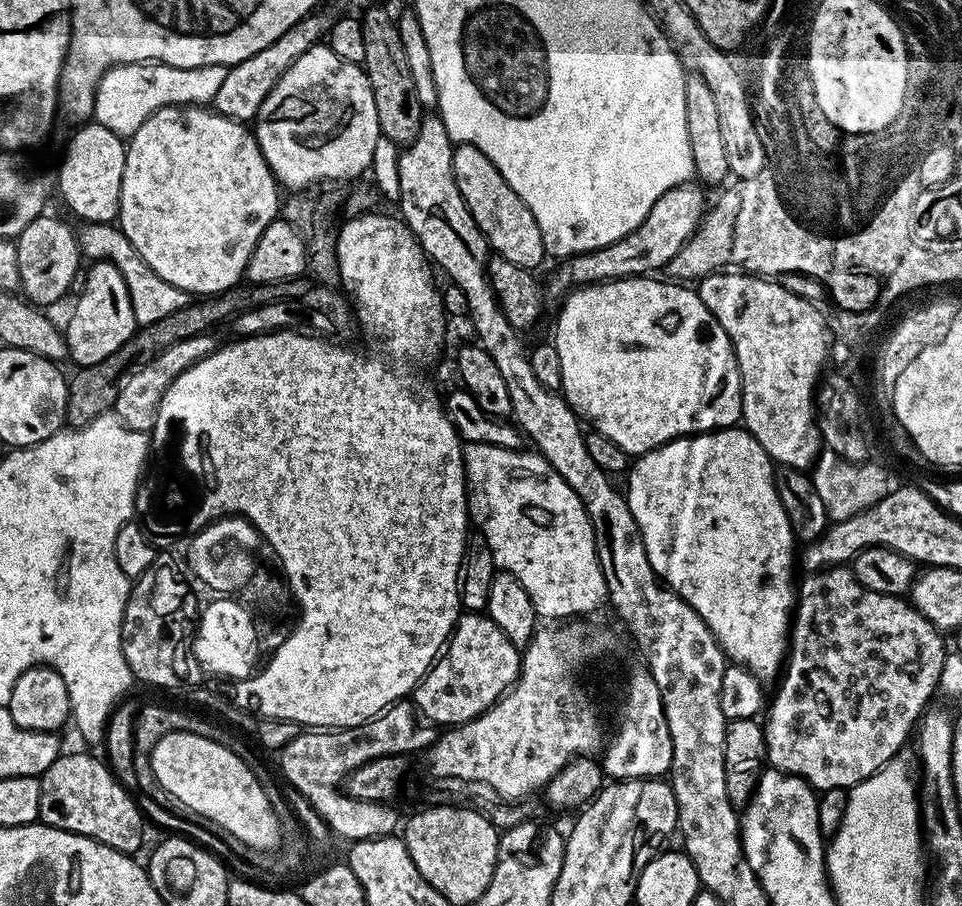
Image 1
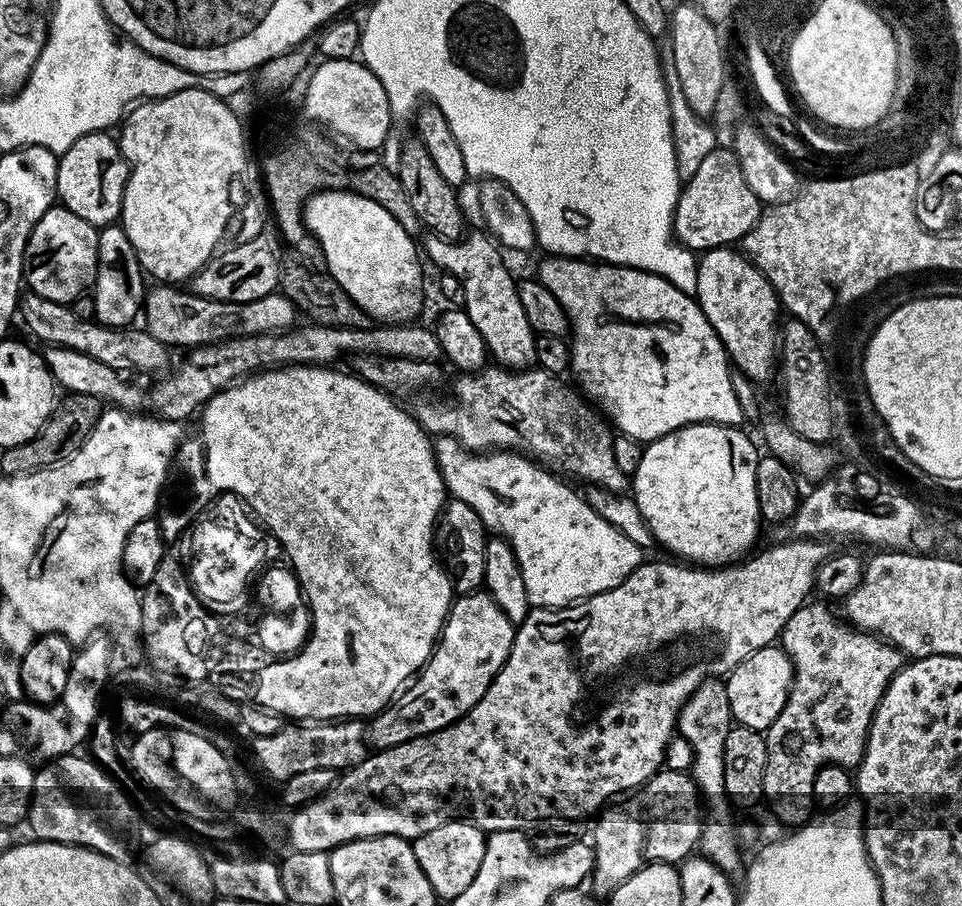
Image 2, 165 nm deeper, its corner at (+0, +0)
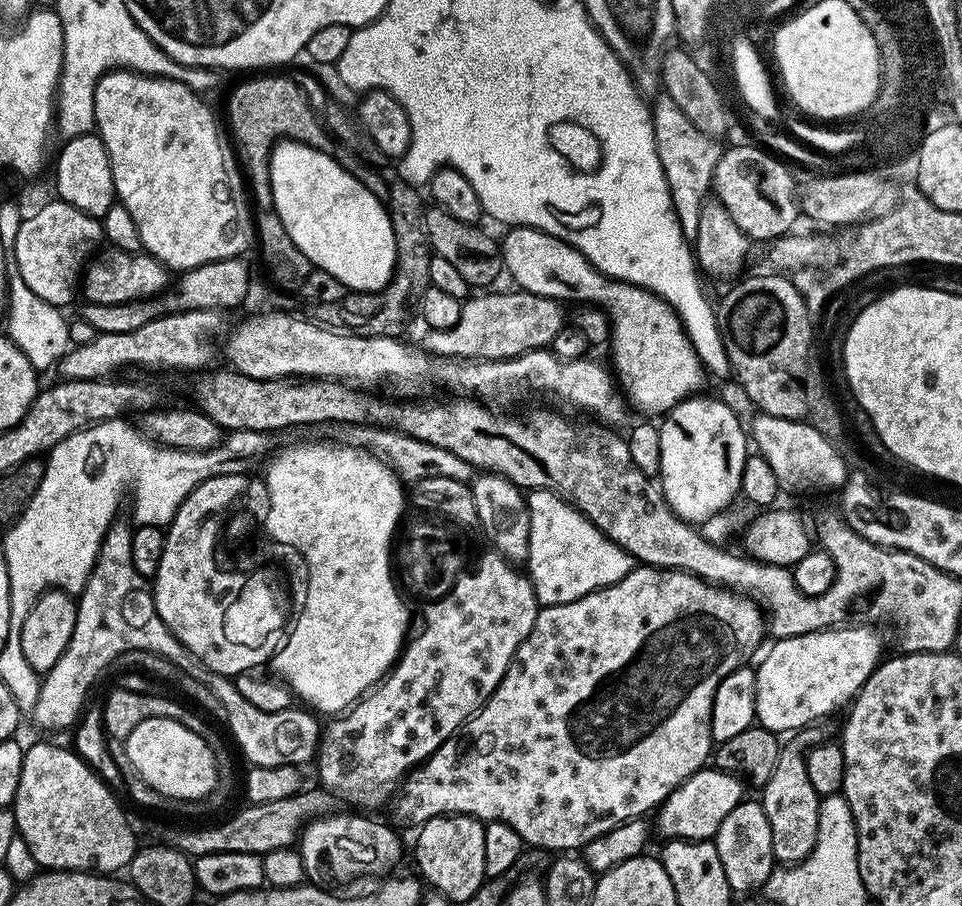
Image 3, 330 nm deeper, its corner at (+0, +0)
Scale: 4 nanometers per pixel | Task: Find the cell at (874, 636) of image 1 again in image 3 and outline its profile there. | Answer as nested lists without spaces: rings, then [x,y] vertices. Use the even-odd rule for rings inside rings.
[[[809,726],[797,731],[789,744],[780,750],[780,757],[774,766],[774,774],[762,785],[762,805],[766,818],[770,822],[770,835],[773,839],[773,855],[781,865],[799,864],[814,850],[818,838],[821,797],[814,790],[807,778],[805,755],[813,745],[821,743],[819,727]]]

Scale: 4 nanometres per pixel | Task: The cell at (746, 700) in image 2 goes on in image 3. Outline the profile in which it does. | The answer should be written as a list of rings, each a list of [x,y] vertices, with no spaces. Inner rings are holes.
[[[837,626],[822,632],[811,632],[805,636],[795,636],[785,640],[776,640],[773,648],[764,656],[760,665],[755,665],[756,674],[756,715],[759,727],[766,728],[777,734],[795,733],[815,725],[816,720],[831,714],[835,708],[843,709],[849,702],[855,700],[860,687],[870,678],[877,664],[882,659],[880,653],[880,636],[875,627],[848,628]]]

